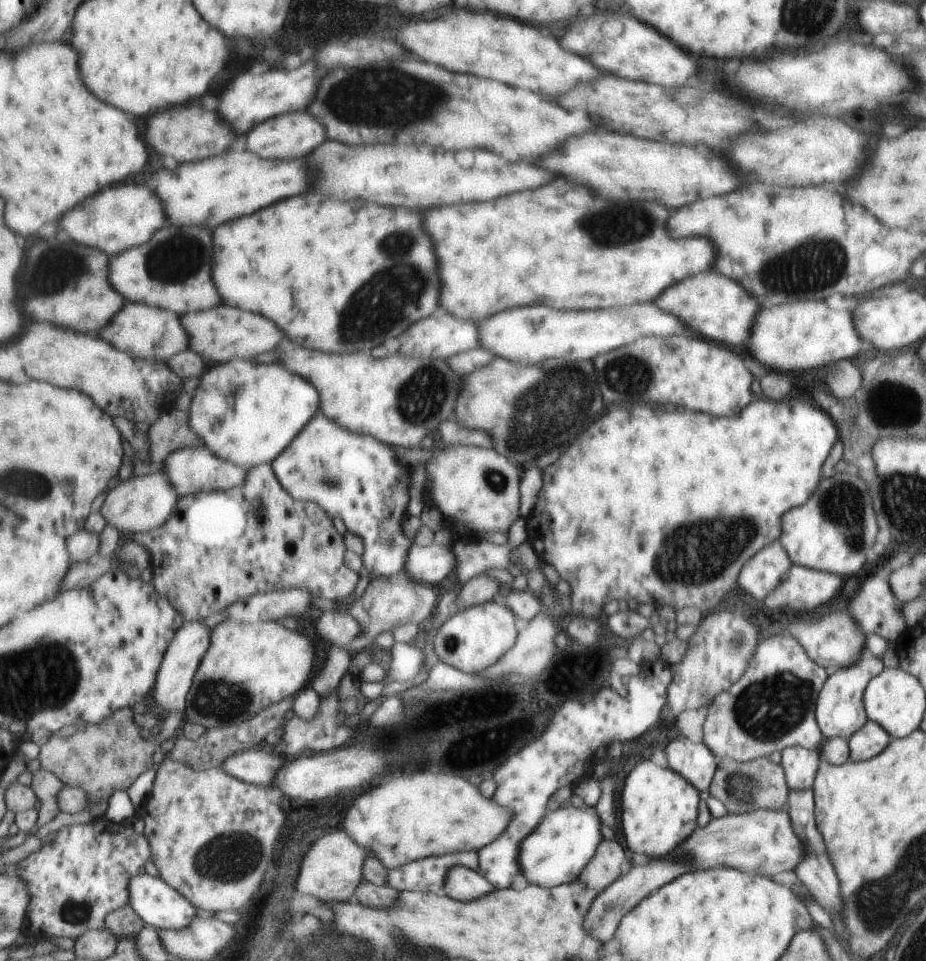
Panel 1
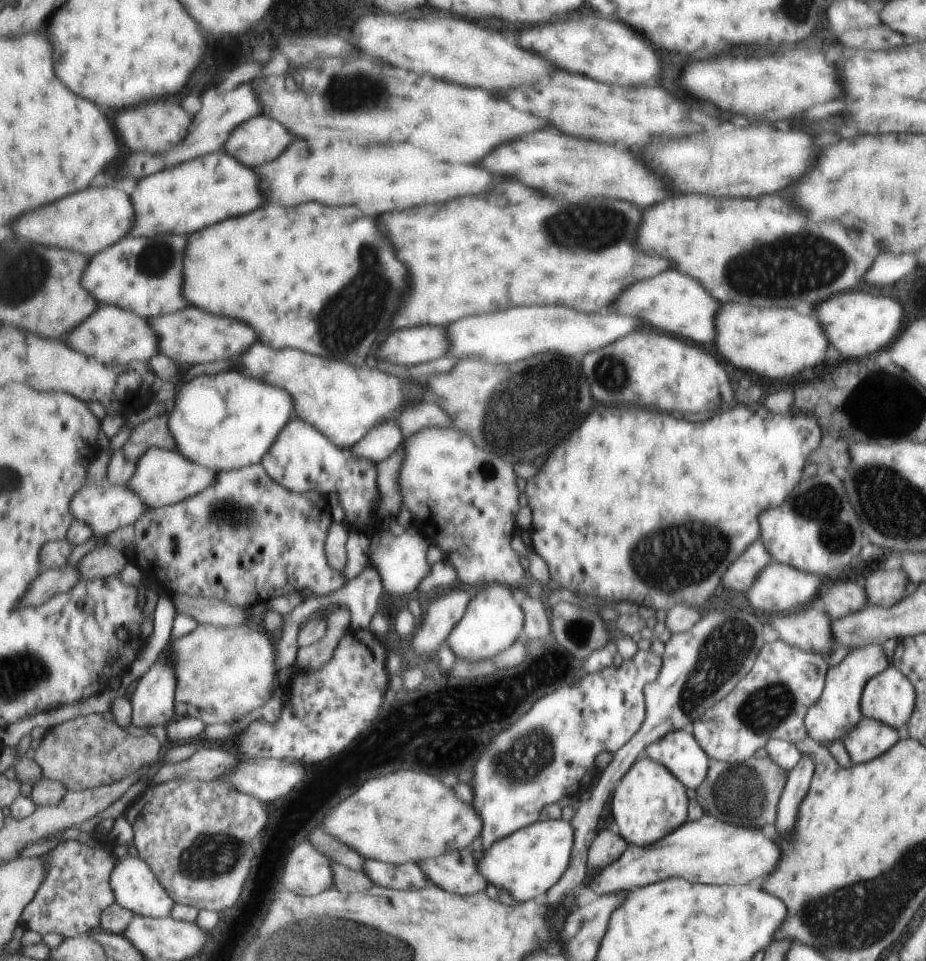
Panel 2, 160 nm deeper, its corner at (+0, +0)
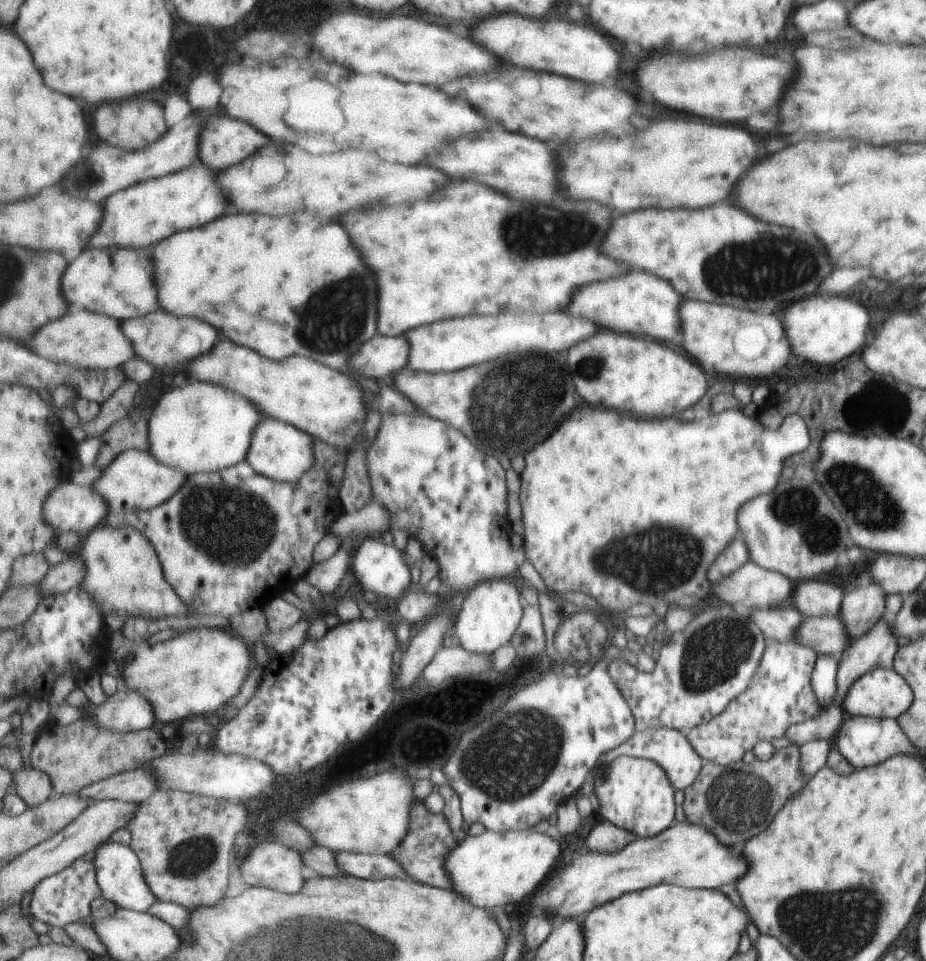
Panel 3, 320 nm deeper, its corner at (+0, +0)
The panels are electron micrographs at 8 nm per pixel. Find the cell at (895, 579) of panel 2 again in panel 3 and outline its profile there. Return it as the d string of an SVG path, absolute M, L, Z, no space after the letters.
M877 584L853 587L843 593L839 618L849 638L860 638L885 615L885 592Z

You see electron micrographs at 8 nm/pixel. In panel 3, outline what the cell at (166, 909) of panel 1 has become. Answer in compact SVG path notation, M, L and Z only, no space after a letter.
M107 842L101 845L97 850L95 866L97 866L97 881L101 886L103 897L120 909L135 910L147 913L153 902L157 902L157 896L153 894L151 886L145 880L144 867L141 863L140 856L133 848L119 842Z

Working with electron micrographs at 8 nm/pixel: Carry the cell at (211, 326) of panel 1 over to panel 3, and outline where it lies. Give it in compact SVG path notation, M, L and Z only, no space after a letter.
M163 312L147 314L147 316L131 318L120 324L125 336L132 342L136 356L151 362L155 368L163 368L169 372L183 372L187 364L197 358L199 354L209 352L219 338L219 332L195 318L179 318Z

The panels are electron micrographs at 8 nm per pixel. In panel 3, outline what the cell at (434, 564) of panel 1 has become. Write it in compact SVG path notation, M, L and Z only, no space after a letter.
M368 536L354 556L352 569L364 591L375 593L384 600L393 600L394 605L413 585L411 582L413 574L409 570L412 565L410 558L403 558L395 546L387 546L379 536Z

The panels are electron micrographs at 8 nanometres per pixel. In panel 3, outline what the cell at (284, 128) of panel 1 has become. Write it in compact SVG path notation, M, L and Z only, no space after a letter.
M211 116L207 122L209 142L207 126L203 126L199 156L203 162L213 166L213 170L225 170L229 166L235 166L269 142L265 134L241 120L233 120L227 116Z

